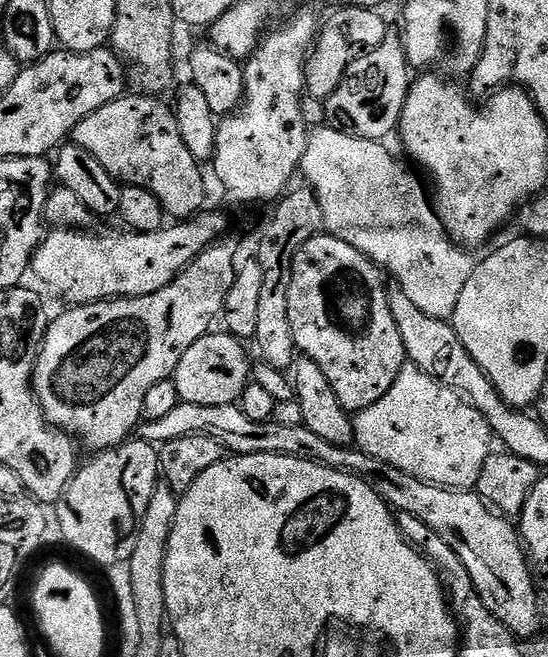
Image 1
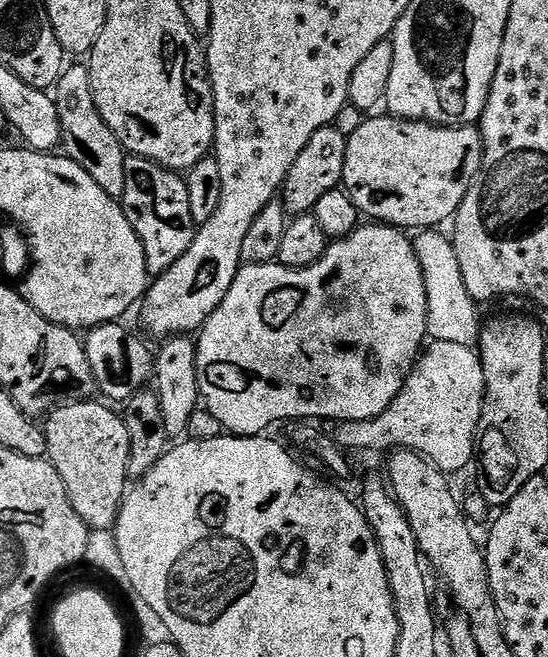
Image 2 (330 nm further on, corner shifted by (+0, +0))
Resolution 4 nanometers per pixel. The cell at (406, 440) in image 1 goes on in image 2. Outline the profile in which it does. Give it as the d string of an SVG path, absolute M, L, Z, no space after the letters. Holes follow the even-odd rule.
M432 340L412 367L412 373L404 377L402 390L392 405L373 420L346 420L335 425L334 439L344 450L369 448L372 452L388 454L396 450L417 452L425 460L445 474L462 470L474 460L476 431L484 405L484 371L480 357L472 348L458 346L458 342Z

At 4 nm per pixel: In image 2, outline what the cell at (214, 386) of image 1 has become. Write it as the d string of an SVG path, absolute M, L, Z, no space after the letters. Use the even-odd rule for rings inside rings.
M375 222L361 223L350 235L343 236L340 240L331 241L324 249L324 255L319 260L315 260L312 264L303 266L289 266L284 262L273 262L270 264L245 264L241 267L240 272L234 278L234 282L230 286L230 290L226 294L226 298L222 298L222 302L218 306L218 310L214 310L214 314L210 314L210 318L199 329L198 339L196 340L196 377L198 378L198 390L200 391L200 399L203 407L207 408L210 414L214 414L214 418L218 418L218 422L222 422L225 433L234 436L259 436L267 433L271 424L283 425L285 422L321 422L320 420L332 420L331 422L343 422L346 420L373 420L378 418L378 414L382 414L394 402L394 398L398 396L404 385L404 377L412 373L412 367L416 365L418 357L421 355L422 349L426 344L428 336L428 307L426 306L426 286L424 285L424 272L420 269L420 263L416 257L416 246L411 239L407 240L405 233L399 228L393 228L390 224L378 224Z

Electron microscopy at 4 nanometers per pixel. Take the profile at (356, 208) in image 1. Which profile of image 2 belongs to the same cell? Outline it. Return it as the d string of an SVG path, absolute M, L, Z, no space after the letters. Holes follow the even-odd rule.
M424 230L415 237L416 257L420 263L420 269L424 272L424 285L426 286L426 306L428 307L428 336L432 340L442 342L458 342L458 346L472 348L480 343L480 329L482 319L477 301L470 298L466 290L466 282L462 282L462 266L458 266L458 254L454 250L451 239L443 236L440 230Z

